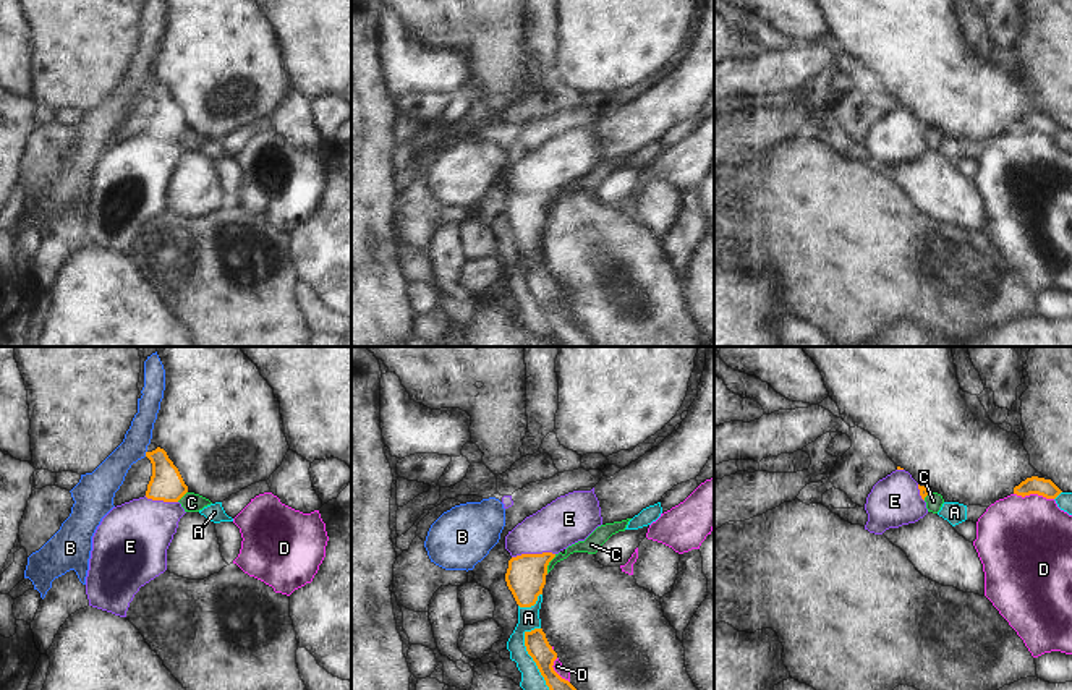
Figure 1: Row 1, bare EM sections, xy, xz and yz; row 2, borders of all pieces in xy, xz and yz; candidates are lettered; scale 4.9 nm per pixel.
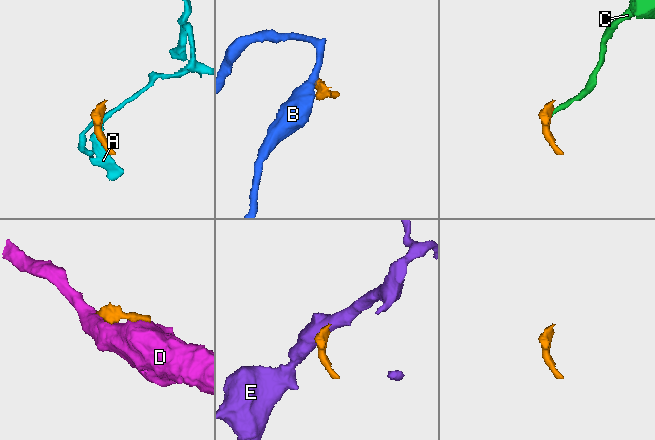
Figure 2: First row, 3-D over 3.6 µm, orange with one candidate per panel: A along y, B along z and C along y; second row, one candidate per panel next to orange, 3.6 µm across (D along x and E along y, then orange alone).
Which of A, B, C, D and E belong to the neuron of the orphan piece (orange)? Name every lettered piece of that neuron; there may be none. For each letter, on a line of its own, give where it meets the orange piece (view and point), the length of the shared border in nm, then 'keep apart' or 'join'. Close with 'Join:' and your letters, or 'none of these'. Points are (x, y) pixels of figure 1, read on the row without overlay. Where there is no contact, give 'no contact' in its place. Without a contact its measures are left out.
A: xz (538, 305) | 400 nm | keep apart
B: xy (146, 91) | 30 nm | keep apart
C: xz (548, 201) | 110 nm | keep apart
D: yz (1033, 130) | 200 nm | keep apart
E: xz (533, 191) | 220 nm | join
Join: E

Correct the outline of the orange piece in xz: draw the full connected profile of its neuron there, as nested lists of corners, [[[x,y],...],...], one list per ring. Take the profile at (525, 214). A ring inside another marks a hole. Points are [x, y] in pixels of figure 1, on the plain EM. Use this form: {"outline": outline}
{"outline": [[[593,125],[557,134],[508,168],[505,186],[512,196],[505,219],[517,241],[534,243],[542,232],[549,199],[601,162],[601,144]]]}

